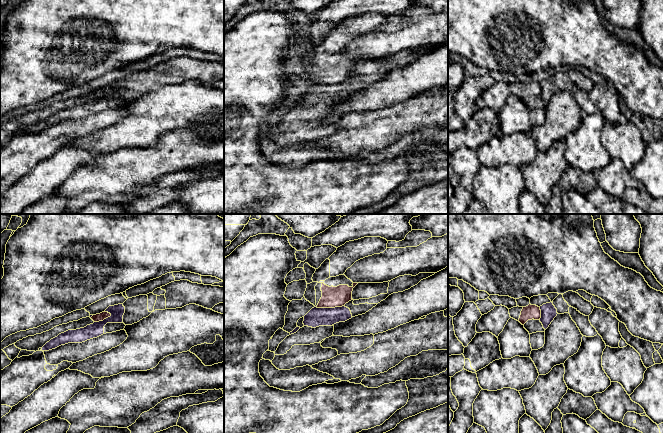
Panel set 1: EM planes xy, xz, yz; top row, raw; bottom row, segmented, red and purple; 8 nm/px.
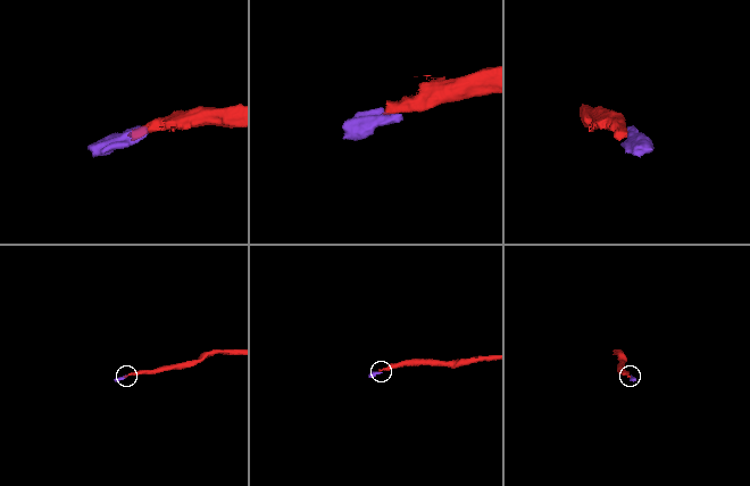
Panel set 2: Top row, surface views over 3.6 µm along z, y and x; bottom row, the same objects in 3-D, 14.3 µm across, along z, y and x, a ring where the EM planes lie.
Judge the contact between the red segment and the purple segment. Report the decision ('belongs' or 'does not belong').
does not belong

